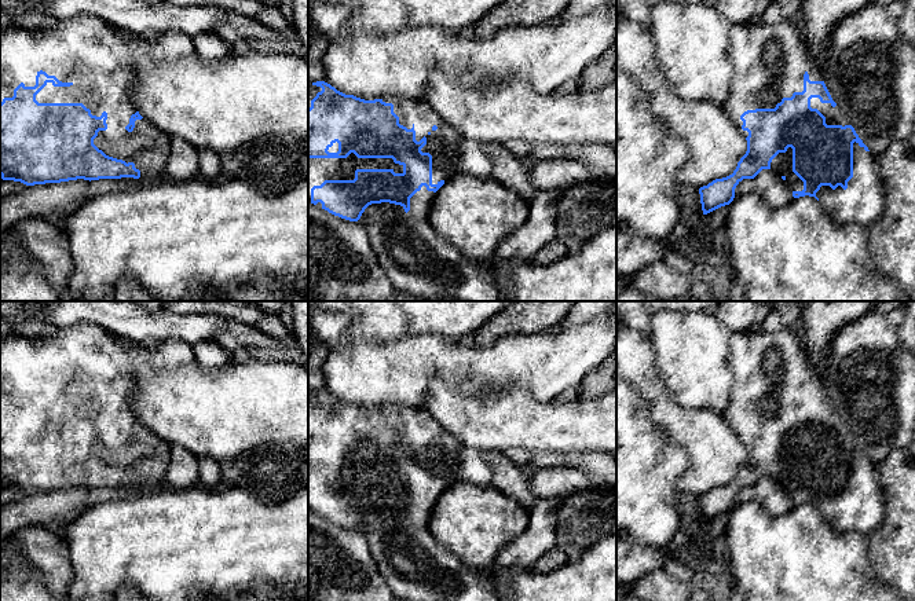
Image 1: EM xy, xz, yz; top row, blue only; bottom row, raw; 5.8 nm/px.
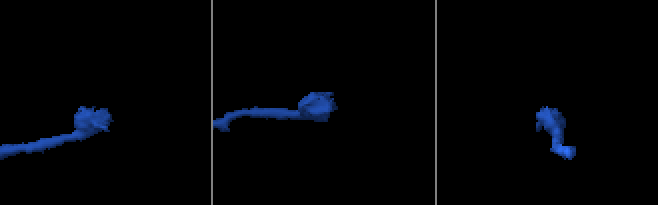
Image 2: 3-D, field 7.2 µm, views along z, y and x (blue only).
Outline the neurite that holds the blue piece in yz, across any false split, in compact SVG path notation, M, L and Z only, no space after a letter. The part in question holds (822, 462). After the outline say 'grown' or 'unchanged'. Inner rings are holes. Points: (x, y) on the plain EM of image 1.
M749 329L732 331L729 345L733 382L722 417L746 446L747 459L732 483L699 496L703 523L729 513L743 487L754 487L762 477L772 477L788 492L794 506L815 505L832 529L870 536L883 521L883 494L875 463L832 408L819 377L806 363L801 336L788 333L787 329L776 333Z | grown

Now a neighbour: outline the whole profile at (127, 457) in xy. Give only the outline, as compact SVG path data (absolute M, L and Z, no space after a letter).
M98 443L94 447L94 452L106 463L122 469L132 469L144 458L151 457L151 451L146 446L138 443L131 443L121 448L107 448L106 446Z

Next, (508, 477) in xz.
M480 451L493 469L491 485L531 510L538 496L528 485L528 470L519 468L502 451Z

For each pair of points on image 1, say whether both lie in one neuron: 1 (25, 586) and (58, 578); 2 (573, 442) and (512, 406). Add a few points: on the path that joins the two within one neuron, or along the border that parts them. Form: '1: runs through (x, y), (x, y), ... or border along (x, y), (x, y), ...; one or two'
1: border along (19, 561), (29, 565), (48, 586); two
2: runs through (557, 427), (535, 427), (527, 421); one

